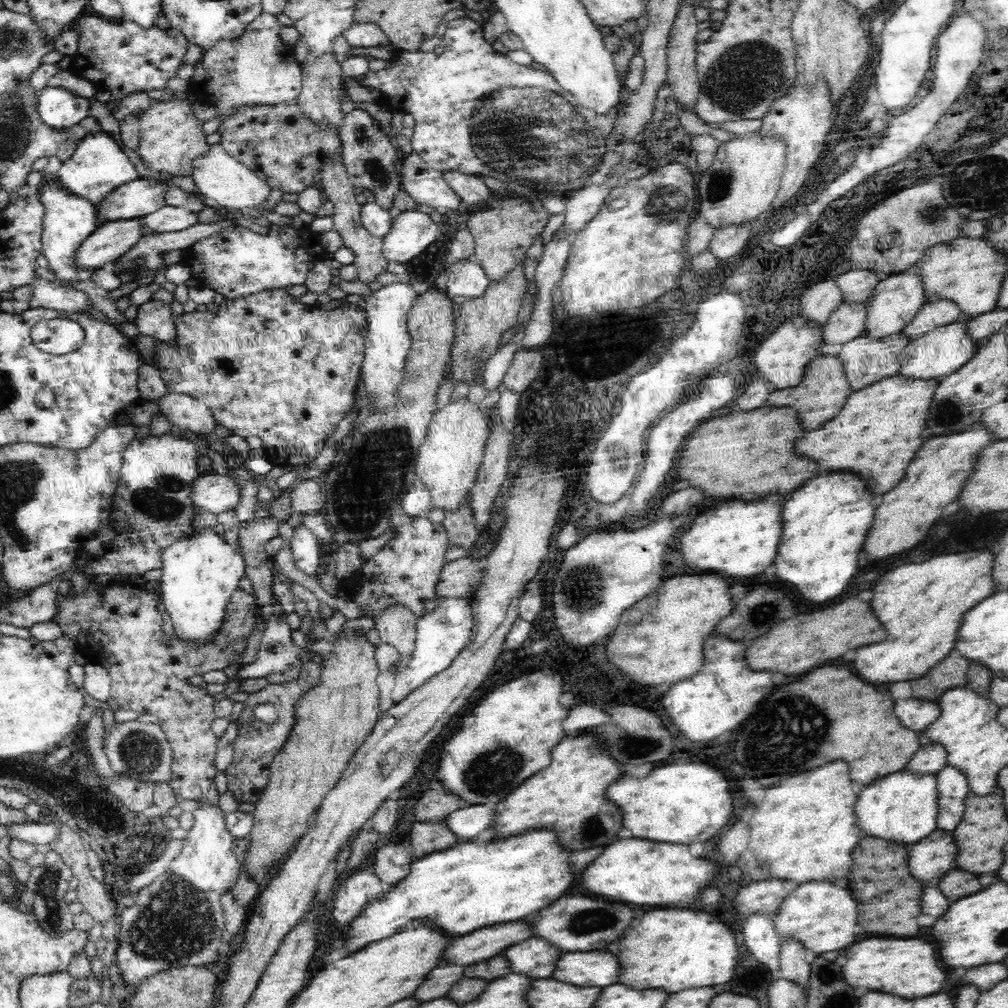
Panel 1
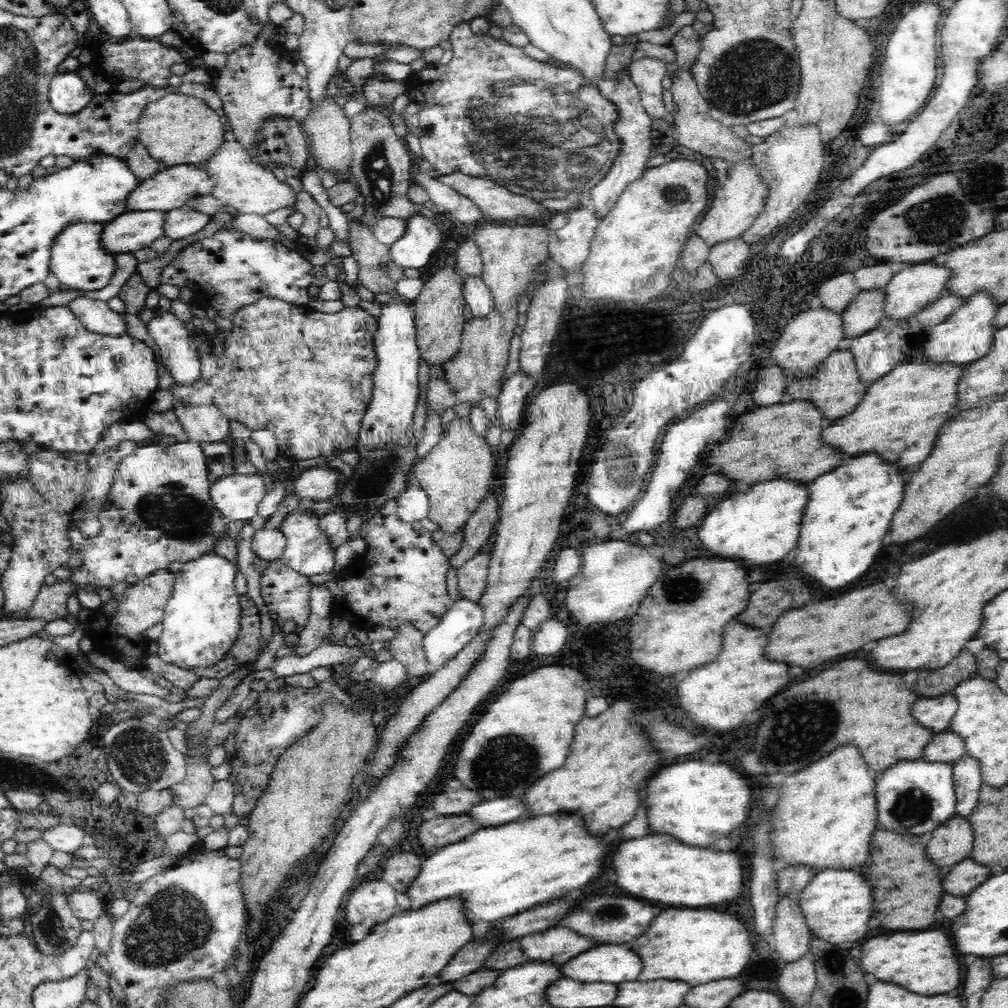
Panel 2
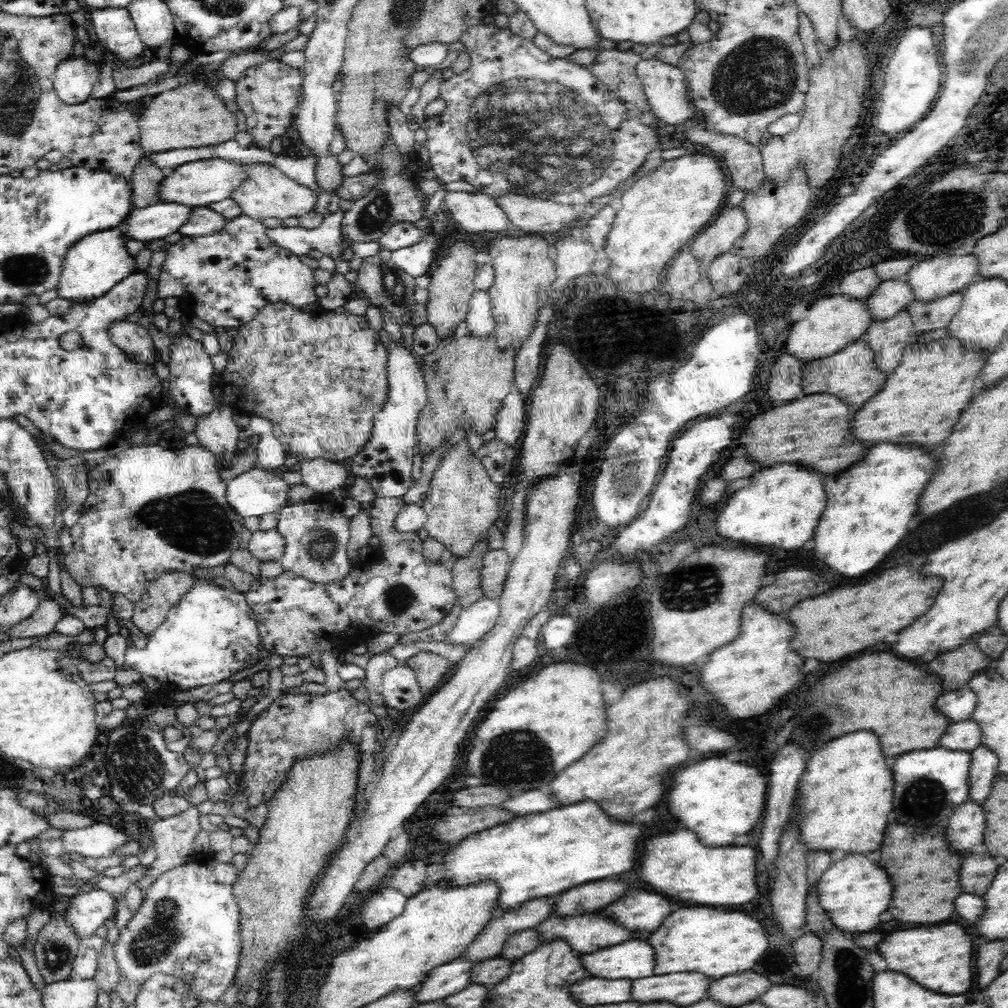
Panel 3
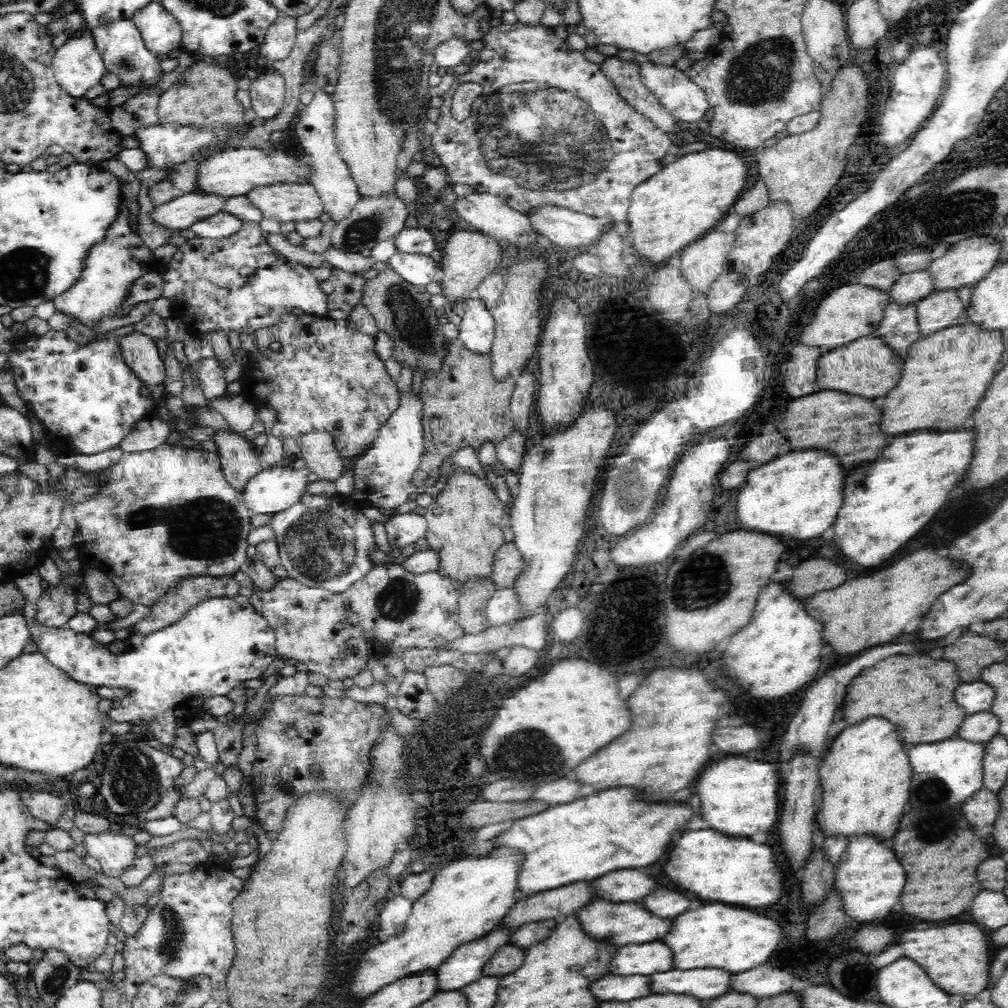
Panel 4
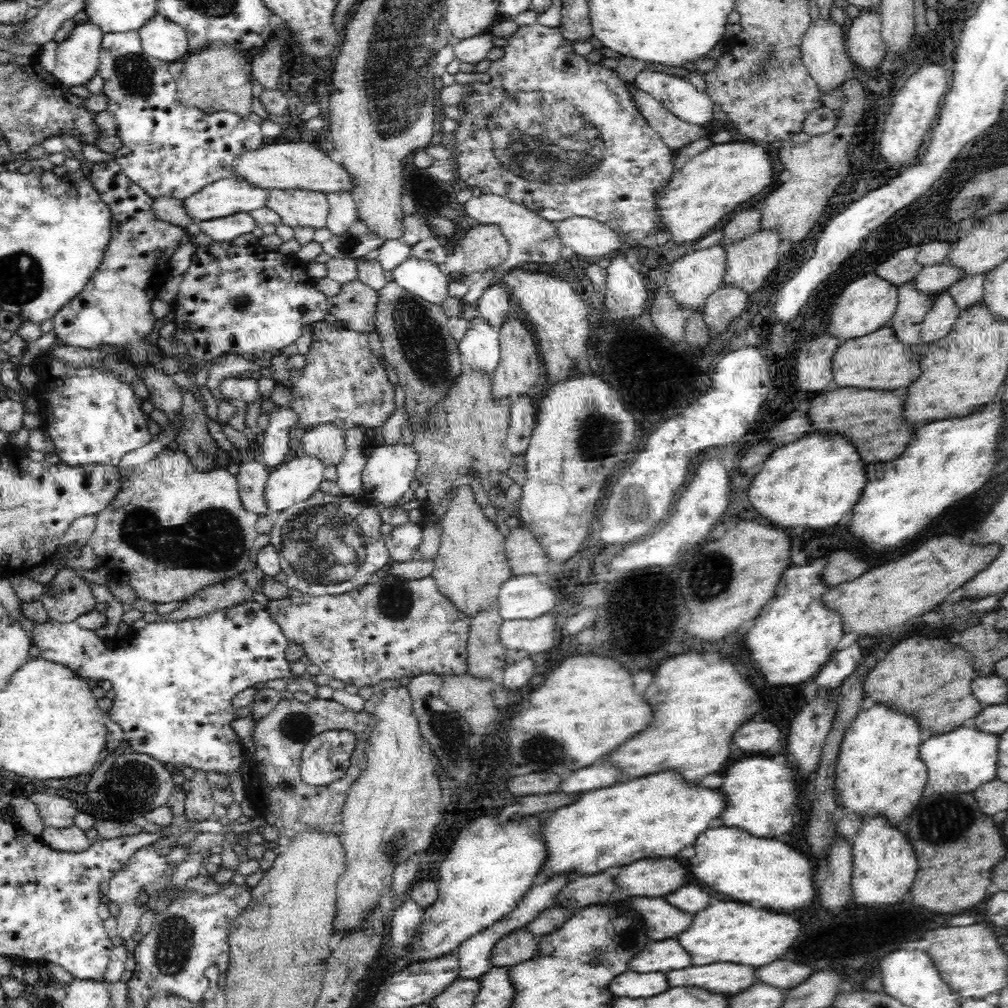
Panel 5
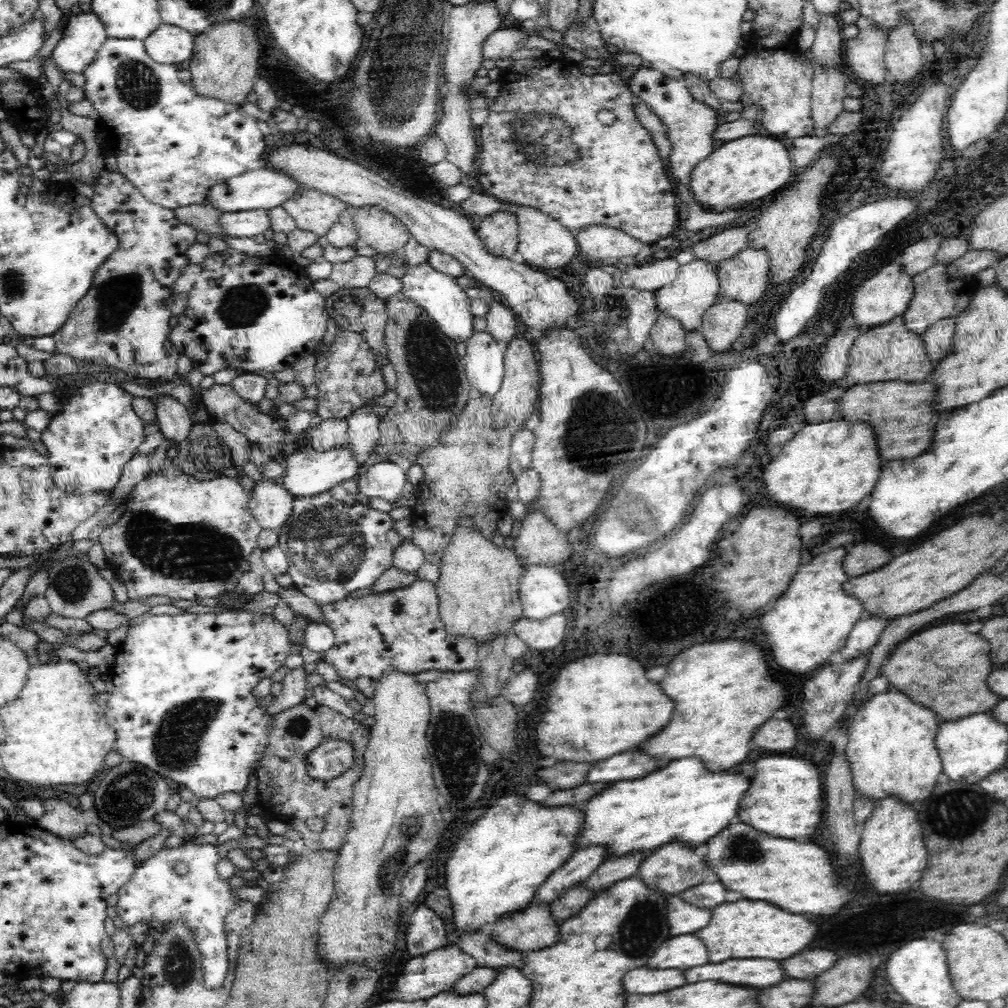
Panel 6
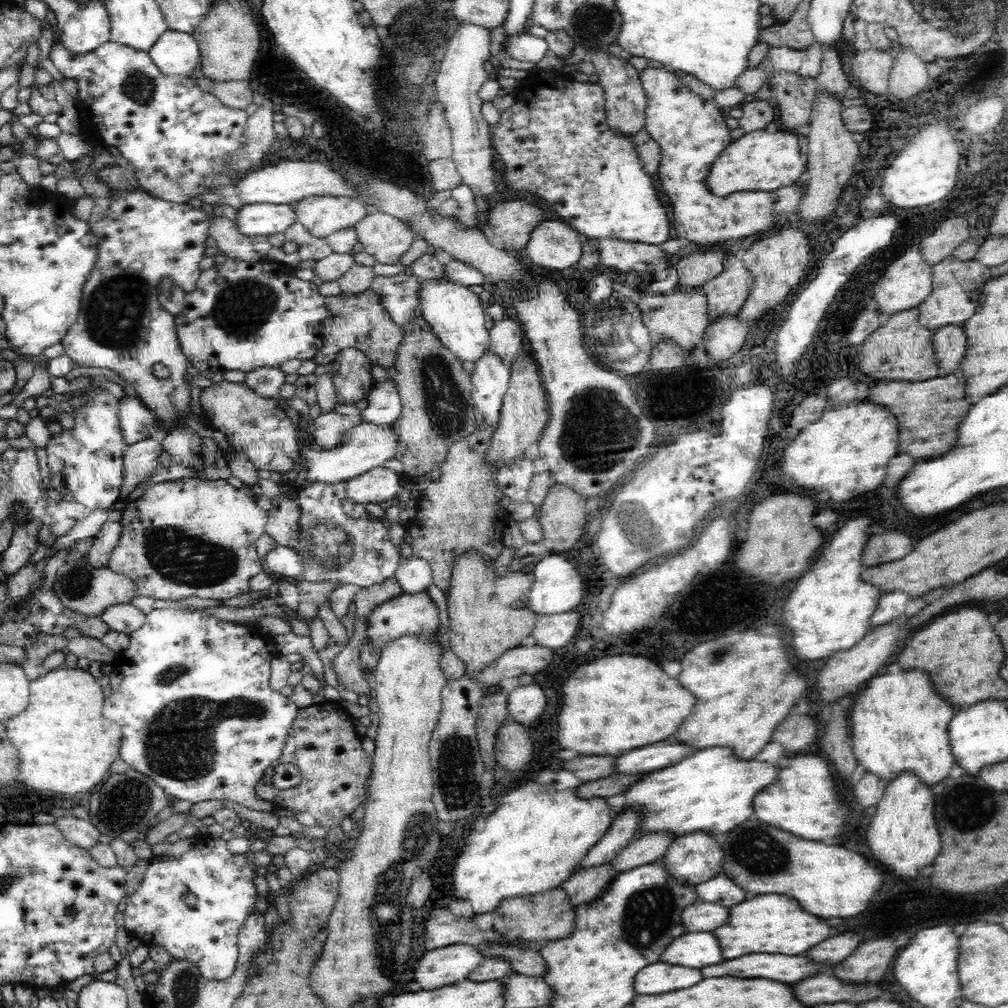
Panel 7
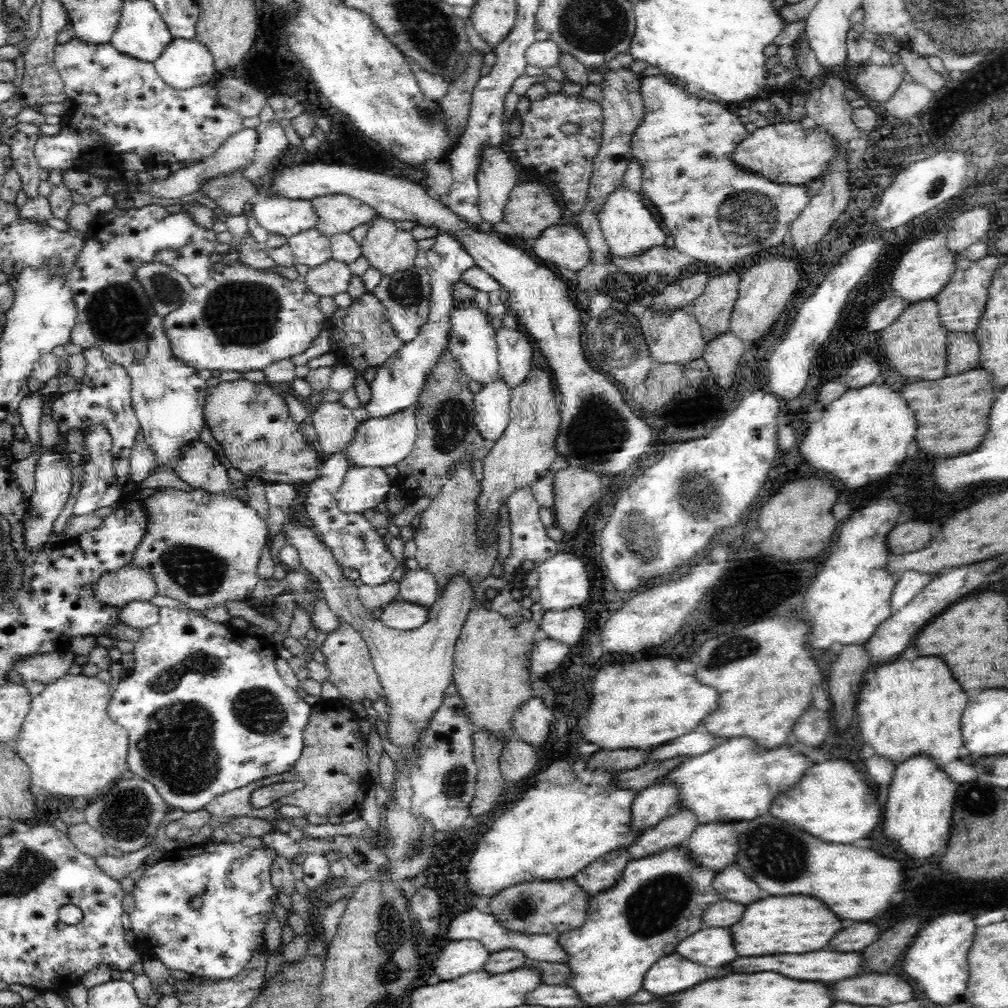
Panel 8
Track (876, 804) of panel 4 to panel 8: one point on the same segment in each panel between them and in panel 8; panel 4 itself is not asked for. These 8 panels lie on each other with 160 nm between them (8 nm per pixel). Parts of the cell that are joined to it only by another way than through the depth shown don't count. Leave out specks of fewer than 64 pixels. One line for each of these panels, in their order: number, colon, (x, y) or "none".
5: (880, 773)
6: (891, 751)
7: (900, 724)
8: (907, 707)

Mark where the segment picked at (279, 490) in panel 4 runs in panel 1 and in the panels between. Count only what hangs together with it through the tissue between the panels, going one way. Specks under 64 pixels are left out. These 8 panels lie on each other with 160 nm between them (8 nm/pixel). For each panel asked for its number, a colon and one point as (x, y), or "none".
1: (214, 493)
2: (236, 497)
3: (256, 492)

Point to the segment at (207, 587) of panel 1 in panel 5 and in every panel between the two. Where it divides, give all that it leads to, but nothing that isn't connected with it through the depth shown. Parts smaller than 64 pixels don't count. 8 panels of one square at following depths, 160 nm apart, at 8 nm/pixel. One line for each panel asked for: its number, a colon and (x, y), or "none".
2: (201, 621)
3: (210, 634)
4: (220, 643)
5: (174, 686)

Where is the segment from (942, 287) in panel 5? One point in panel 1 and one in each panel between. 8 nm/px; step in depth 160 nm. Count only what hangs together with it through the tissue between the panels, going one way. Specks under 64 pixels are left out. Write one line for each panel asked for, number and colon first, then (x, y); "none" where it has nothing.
1: (846, 323)
2: (862, 314)
3: (891, 296)
4: (911, 287)

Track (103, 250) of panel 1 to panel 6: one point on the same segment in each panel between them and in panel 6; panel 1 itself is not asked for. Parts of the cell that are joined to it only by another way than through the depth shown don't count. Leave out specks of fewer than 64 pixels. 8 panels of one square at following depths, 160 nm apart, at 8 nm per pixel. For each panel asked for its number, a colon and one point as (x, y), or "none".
2: (127, 233)
3: (158, 220)
4: (180, 213)
5: (226, 196)
6: (264, 188)

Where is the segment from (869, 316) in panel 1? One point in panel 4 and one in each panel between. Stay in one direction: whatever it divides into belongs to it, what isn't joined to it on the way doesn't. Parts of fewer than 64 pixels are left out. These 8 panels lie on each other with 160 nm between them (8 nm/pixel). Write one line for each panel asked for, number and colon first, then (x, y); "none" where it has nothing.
2: (910, 290)
3: (938, 276)
4: (964, 263)

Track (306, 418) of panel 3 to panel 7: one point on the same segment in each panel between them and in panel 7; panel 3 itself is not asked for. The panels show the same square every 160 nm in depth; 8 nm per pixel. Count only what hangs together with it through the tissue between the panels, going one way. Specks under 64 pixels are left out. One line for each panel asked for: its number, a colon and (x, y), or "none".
4: (318, 373)
5: (343, 382)
6: (347, 375)
7: (354, 381)

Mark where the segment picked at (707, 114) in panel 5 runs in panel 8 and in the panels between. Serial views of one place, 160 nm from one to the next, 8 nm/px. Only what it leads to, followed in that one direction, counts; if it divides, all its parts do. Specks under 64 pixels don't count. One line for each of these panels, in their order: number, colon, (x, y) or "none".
6: (689, 124)
7: (691, 131)
8: (719, 215)

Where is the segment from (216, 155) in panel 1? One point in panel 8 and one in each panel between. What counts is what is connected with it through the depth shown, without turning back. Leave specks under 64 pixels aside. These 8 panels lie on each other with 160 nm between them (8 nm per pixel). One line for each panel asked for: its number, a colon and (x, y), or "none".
2: (239, 181)
3: (266, 192)
4: (284, 201)
5: (296, 207)
6: (313, 211)
7: (321, 215)
8: (335, 214)

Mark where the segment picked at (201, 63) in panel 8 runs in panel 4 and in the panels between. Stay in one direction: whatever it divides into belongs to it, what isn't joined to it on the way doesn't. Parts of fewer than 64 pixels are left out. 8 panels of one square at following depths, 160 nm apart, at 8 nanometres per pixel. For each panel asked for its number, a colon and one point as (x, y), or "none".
4: (160, 32)
5: (162, 39)
6: (168, 44)
7: (176, 52)

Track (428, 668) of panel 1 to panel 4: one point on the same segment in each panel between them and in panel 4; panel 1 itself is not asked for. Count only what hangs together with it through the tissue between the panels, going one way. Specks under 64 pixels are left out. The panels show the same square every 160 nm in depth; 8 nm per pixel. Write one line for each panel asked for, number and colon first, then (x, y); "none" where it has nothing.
2: (461, 622)
3: (473, 622)
4: (503, 606)

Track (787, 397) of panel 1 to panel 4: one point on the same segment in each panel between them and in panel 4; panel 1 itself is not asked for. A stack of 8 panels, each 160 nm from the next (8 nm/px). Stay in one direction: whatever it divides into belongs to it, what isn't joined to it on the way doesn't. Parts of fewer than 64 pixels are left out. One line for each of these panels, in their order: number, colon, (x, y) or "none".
2: (834, 386)
3: (851, 375)
4: (866, 367)

